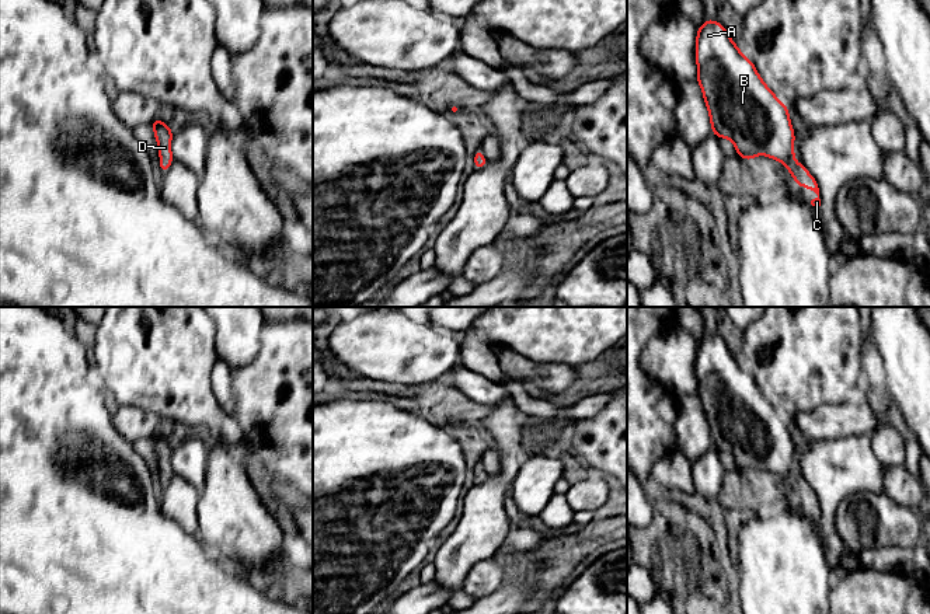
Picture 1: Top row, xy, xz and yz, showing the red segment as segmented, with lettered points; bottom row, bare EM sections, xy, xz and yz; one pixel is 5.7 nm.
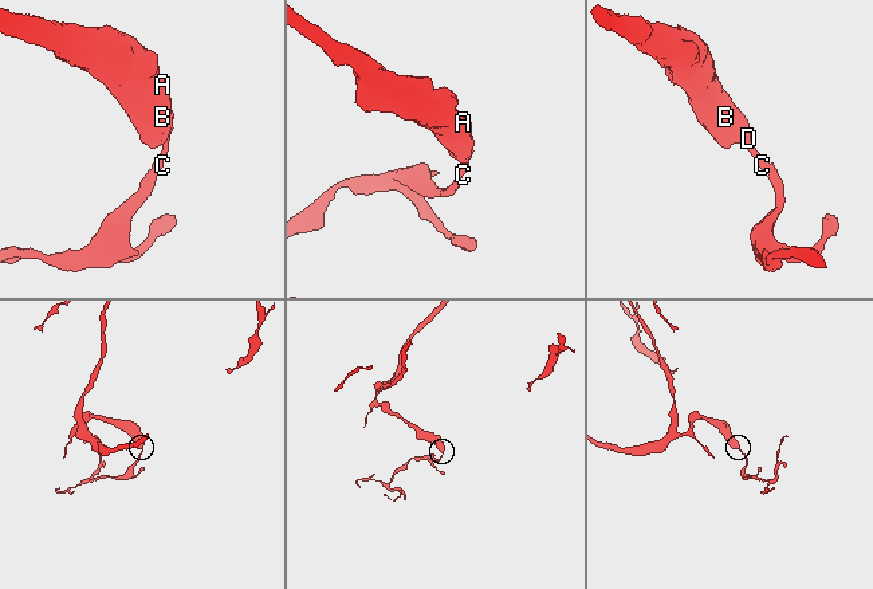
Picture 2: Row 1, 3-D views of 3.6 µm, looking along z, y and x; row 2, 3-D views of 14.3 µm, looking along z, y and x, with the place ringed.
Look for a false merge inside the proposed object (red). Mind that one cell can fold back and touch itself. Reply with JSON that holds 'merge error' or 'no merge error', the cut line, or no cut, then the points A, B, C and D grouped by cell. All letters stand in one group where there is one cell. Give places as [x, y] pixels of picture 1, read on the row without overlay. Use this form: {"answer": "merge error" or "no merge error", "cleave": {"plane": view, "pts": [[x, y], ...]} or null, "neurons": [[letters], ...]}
{"answer": "no merge error", "cleave": null, "neurons": [["A", "B", "C", "D"]]}

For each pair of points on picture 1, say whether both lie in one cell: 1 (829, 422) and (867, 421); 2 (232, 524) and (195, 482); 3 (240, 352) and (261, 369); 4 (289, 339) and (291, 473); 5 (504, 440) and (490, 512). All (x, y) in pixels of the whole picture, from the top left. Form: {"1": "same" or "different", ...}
{"1": "same", "2": "different", "3": "different", "4": "same", "5": "same"}

